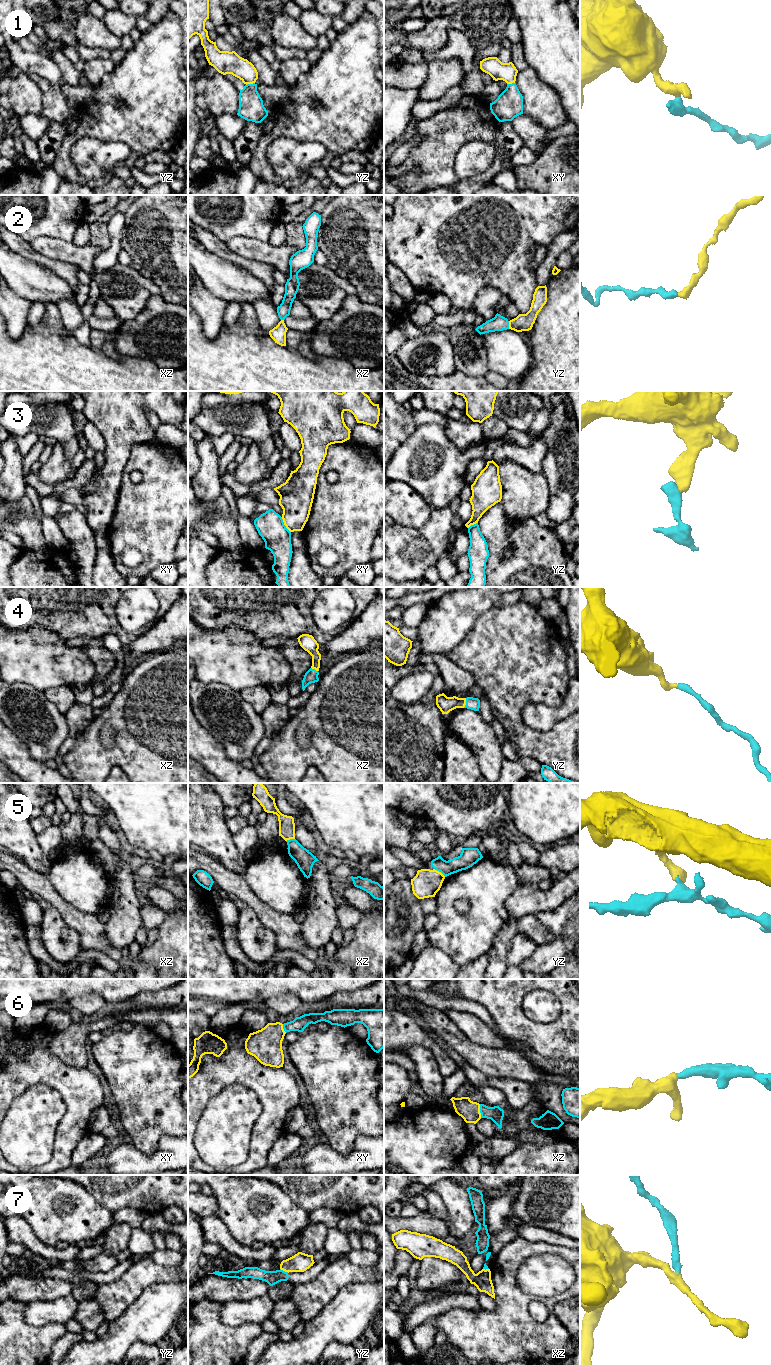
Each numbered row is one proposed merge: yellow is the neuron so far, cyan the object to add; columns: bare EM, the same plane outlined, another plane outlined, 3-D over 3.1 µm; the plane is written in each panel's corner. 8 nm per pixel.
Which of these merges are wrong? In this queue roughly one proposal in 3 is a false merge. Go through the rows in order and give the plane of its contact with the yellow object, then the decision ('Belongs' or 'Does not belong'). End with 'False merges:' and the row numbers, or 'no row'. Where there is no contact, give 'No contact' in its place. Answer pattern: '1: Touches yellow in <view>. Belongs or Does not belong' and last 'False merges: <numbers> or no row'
1: Touches yellow in yz. Belongs
2: Touches yellow in yz. Belongs
3: Touches yellow in xy. Does not belong
4: Touches yellow in yz. Belongs
5: Touches yellow in yz. Does not belong
6: Touches yellow in xz. Belongs
7: Touches yellow in yz. Does not belong
False merges: 3, 5, 7

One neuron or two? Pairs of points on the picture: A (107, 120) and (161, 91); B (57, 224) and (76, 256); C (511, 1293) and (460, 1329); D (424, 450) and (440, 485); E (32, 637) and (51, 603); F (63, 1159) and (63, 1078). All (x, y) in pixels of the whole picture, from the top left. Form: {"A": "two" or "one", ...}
{"A": "one", "B": "two", "C": "one", "D": "one", "E": "two", "F": "one"}

